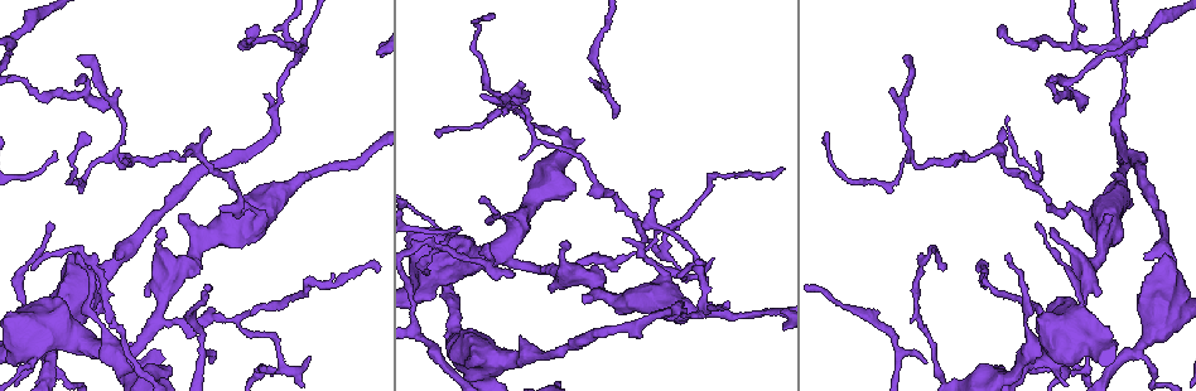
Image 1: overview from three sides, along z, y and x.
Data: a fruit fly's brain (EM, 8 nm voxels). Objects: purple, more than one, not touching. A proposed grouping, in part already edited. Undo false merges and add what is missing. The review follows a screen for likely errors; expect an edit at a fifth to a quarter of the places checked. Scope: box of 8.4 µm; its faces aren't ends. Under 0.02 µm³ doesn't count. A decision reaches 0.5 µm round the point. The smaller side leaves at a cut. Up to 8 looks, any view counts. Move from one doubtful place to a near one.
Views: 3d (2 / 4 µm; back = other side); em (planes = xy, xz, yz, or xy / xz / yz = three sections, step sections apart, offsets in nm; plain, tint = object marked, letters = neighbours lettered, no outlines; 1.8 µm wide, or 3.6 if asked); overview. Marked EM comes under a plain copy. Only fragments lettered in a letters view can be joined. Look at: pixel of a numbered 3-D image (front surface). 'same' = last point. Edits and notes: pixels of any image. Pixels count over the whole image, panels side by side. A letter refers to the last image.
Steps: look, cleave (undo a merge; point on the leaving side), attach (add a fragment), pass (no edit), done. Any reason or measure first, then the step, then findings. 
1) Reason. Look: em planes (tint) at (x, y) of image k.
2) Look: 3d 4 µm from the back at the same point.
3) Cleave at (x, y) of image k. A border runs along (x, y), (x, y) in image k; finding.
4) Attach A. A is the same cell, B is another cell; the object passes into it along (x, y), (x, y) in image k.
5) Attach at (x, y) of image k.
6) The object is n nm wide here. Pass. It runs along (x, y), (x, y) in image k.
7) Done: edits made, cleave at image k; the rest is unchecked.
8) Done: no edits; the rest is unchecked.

Thin end. Look: 3d 2 µm at (661, 196) of image 1.

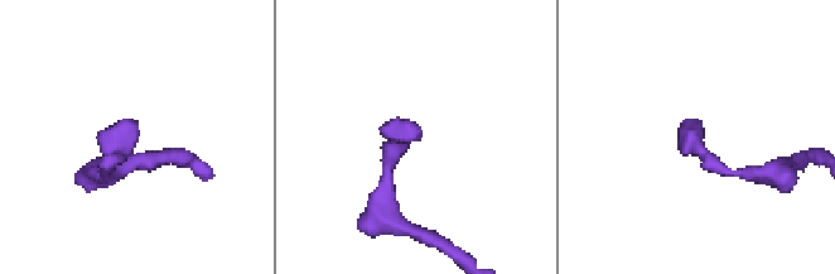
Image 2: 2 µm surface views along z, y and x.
Look: em planes (tint) at (133, 121) of image 2.

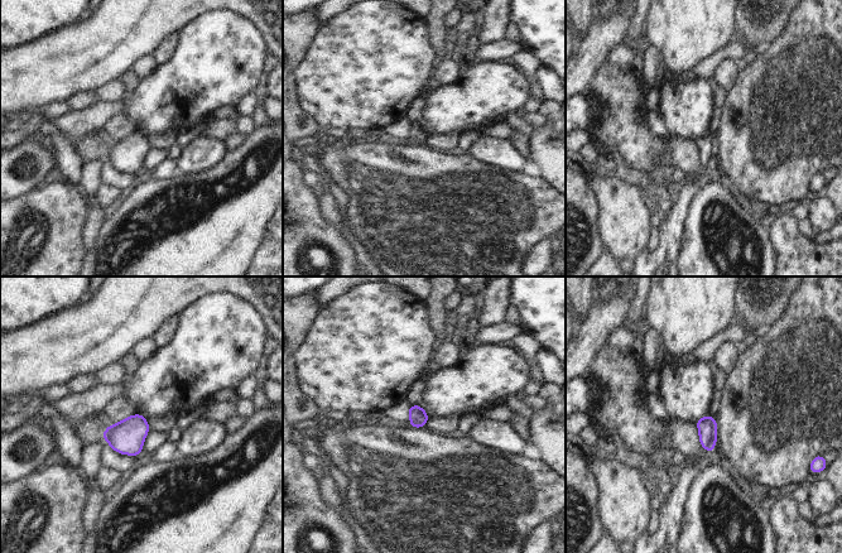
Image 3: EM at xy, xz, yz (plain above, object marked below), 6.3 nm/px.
What lies round it. Look: em planes (letters) at the same point.

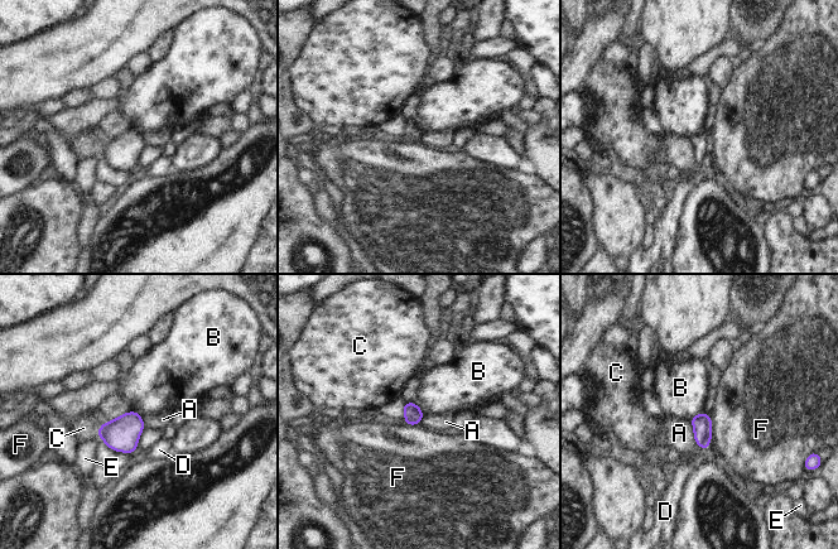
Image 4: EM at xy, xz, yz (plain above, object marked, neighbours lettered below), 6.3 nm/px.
Pass. A, B, C, D, E and F are other cells; none of them fits.

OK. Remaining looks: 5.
Look: 3d 2 µm at (436, 132) of image 1.

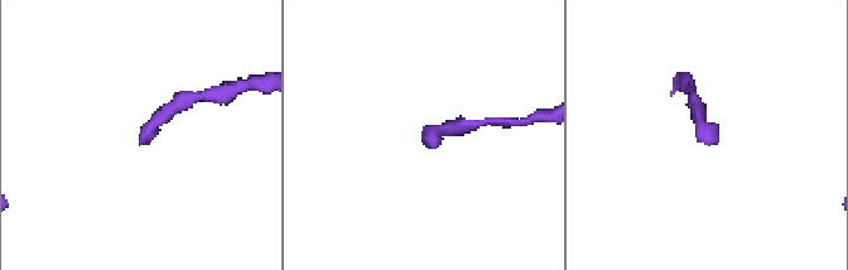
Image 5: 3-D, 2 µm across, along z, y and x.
Look: em planes (letters) at (709, 145) of image 5.

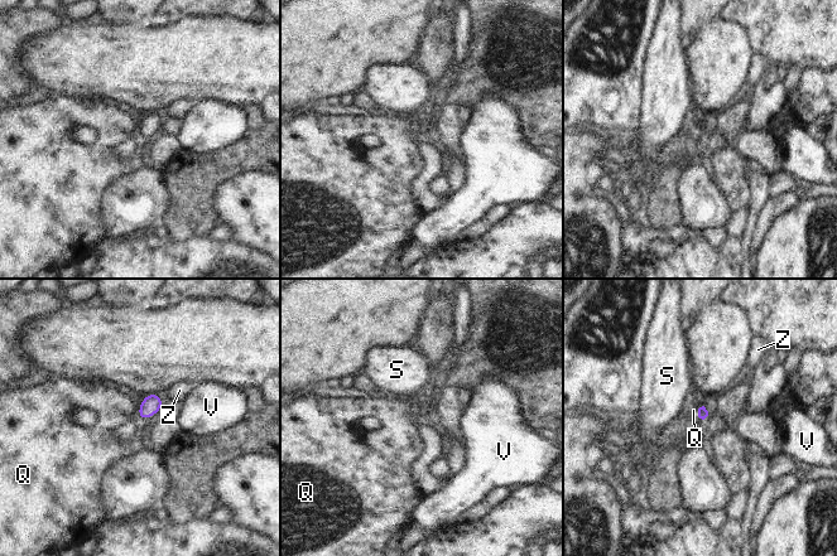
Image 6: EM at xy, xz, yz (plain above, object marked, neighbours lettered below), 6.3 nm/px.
Pass. Q, S, V and Z are other cells; a border runs along (138, 407), (139, 416) in image 6; none of them fits.

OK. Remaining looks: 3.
An open end. Look: em planes (tint) at (567, 244) of image 1.

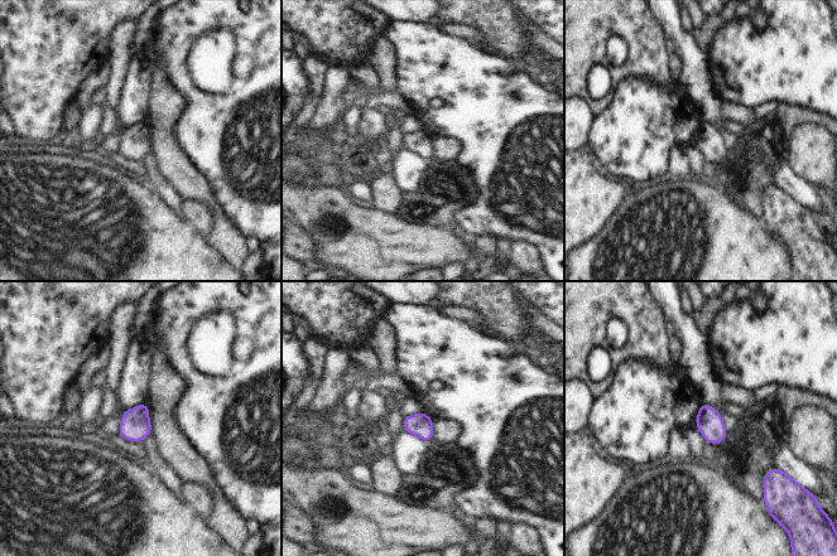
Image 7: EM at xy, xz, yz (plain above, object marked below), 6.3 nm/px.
Look: em planes (letters) at the same point.

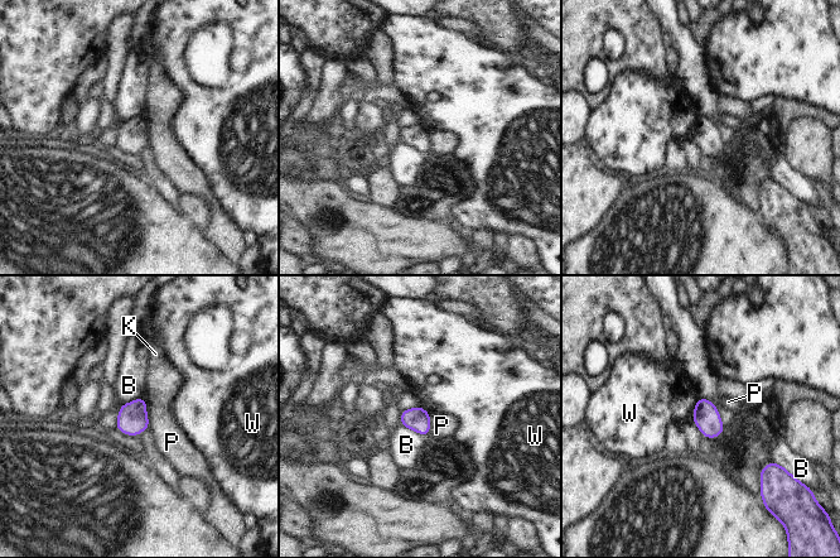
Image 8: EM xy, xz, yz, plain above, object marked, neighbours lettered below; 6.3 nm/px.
The object is 140 nm wide here. Pass. B, K, P and W are other cells; no lettered fragment goes on from it.

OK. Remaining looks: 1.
Done: no edits; the rest is unchecked.

